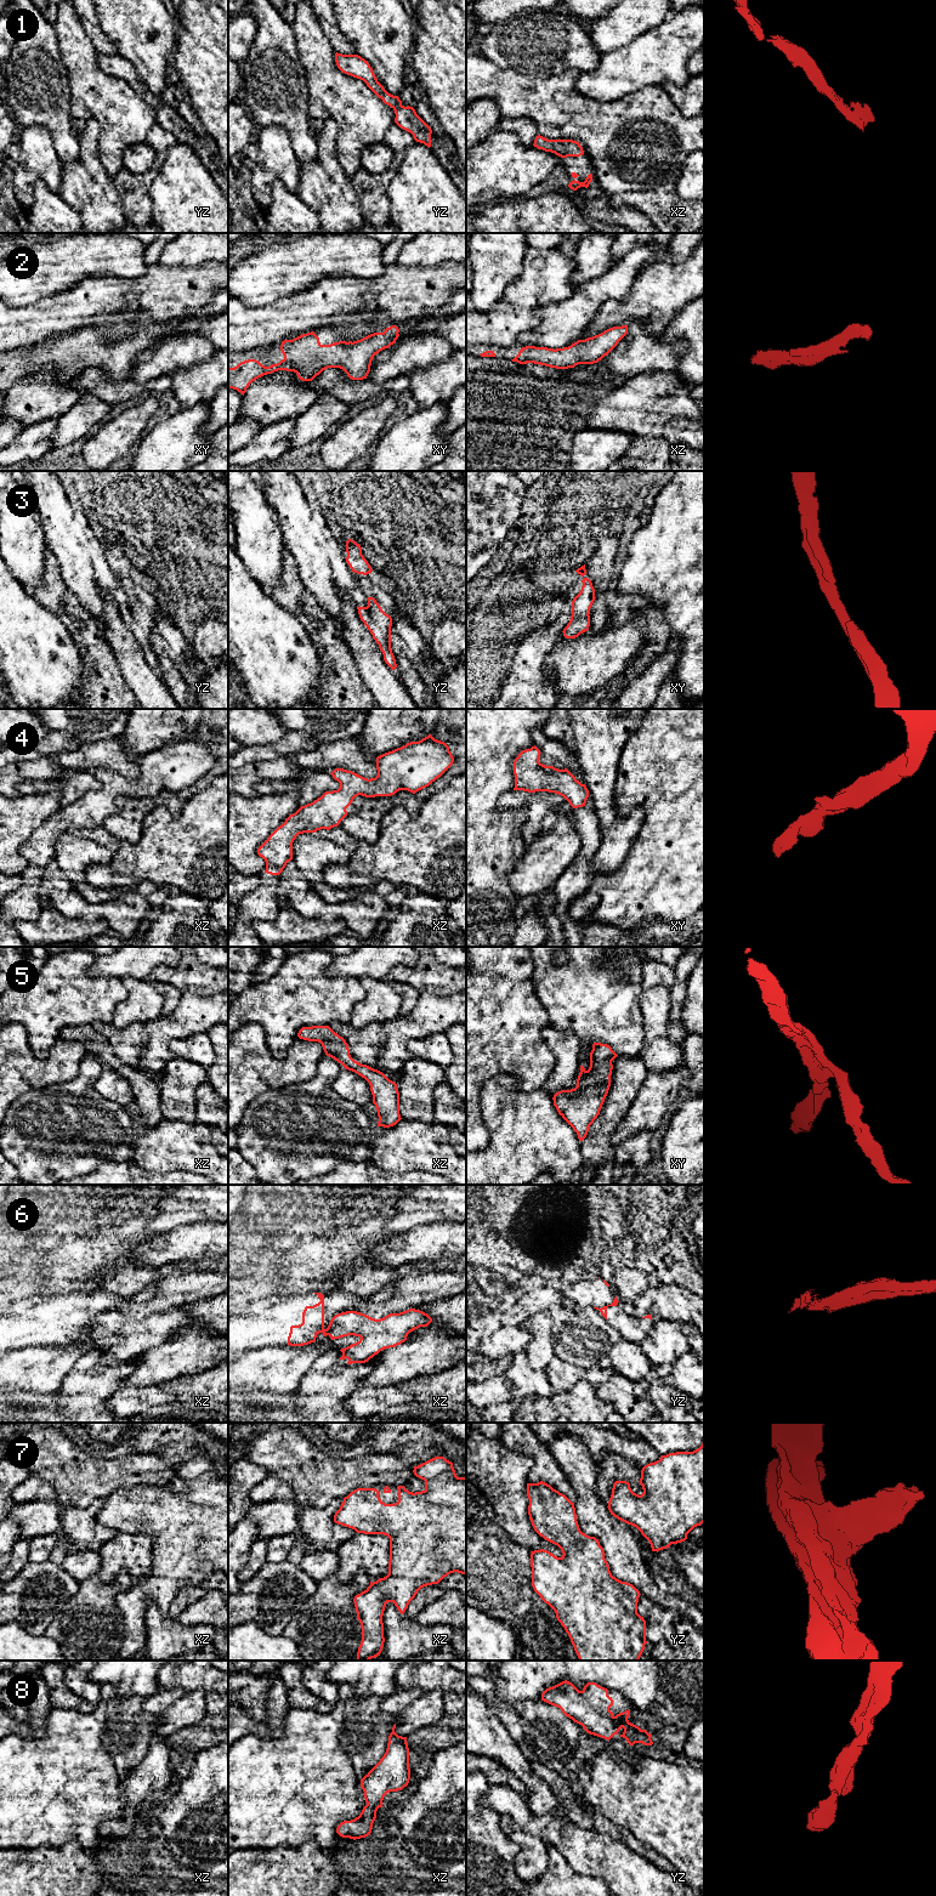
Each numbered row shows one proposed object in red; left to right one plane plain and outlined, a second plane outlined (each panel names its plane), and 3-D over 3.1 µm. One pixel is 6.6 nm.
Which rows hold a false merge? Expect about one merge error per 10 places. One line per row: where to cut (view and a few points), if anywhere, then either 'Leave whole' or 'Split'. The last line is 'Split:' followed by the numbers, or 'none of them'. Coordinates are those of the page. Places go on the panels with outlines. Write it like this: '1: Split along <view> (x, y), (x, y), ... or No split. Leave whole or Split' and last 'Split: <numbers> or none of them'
1: No split. Leave whole
2: No split. Leave whole
3: No split. Leave whole
4: No split. Leave whole
5: No split. Leave whole
6: Split along xz (324, 1329), (322, 1332). Split
7: No split. Leave whole
8: No split. Leave whole
Split: 6

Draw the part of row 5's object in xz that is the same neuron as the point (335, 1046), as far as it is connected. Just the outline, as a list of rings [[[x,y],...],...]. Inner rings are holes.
[[[329,1026],[302,1027],[297,1037],[308,1041],[322,1044],[327,1056],[364,1078],[373,1095],[373,1103],[378,1111],[378,1126],[390,1128],[402,1118],[399,1114],[399,1092],[397,1084],[390,1080],[382,1072],[354,1061],[350,1055],[346,1040],[335,1033]]]

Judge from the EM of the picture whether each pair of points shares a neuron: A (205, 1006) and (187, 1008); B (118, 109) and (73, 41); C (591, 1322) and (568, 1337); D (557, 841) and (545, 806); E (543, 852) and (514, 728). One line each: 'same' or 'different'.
A: same
B: same
C: same
D: different
E: different

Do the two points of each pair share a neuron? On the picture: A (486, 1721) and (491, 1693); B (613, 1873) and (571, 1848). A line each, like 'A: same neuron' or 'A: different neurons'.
A: different neurons
B: same neuron

